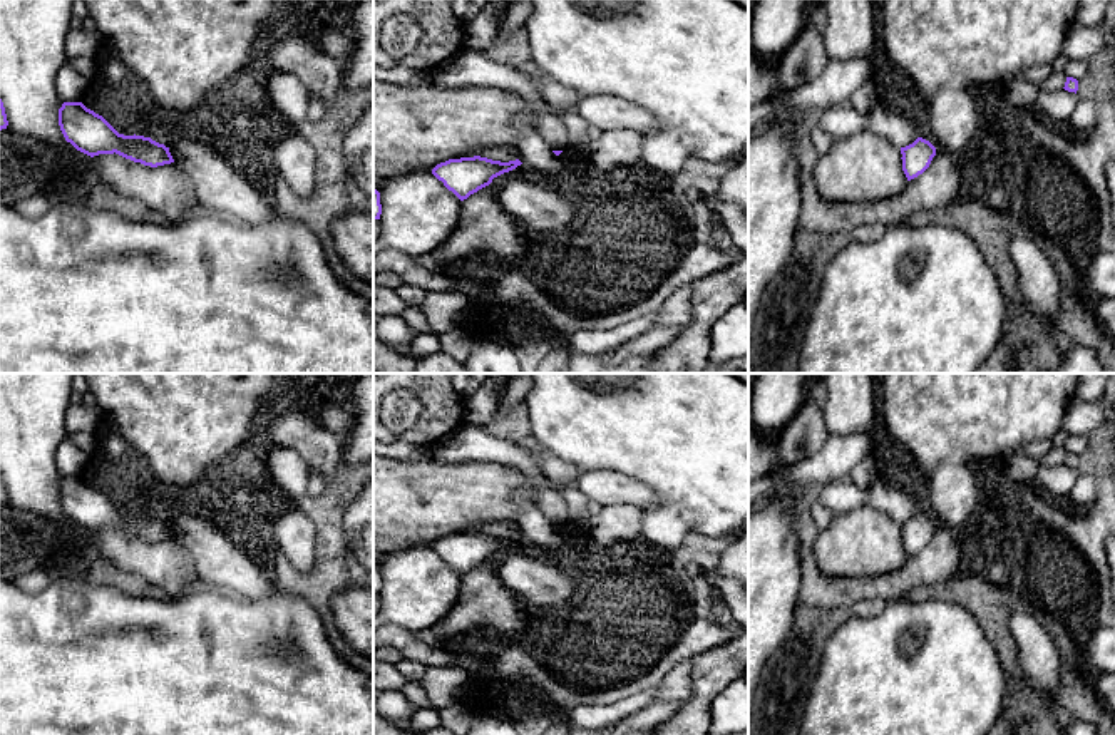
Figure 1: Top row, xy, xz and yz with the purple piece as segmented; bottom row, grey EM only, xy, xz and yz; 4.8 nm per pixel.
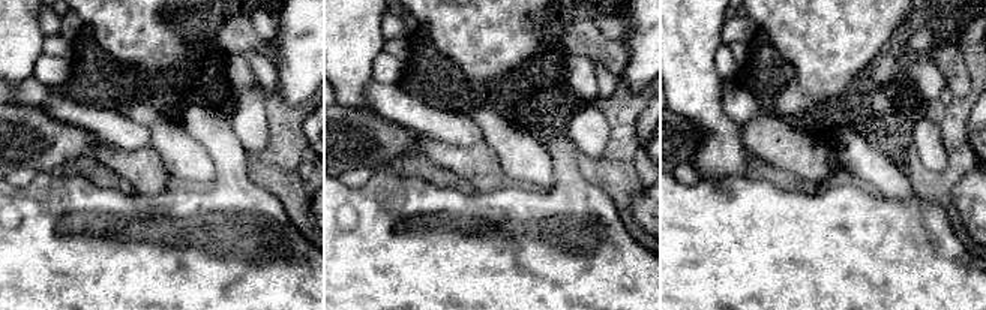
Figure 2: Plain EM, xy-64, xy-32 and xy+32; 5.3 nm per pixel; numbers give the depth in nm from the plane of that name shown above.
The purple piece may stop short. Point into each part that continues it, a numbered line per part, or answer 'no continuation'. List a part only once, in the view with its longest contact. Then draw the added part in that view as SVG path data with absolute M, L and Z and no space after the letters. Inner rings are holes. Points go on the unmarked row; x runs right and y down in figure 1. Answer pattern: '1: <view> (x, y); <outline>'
no continuation

